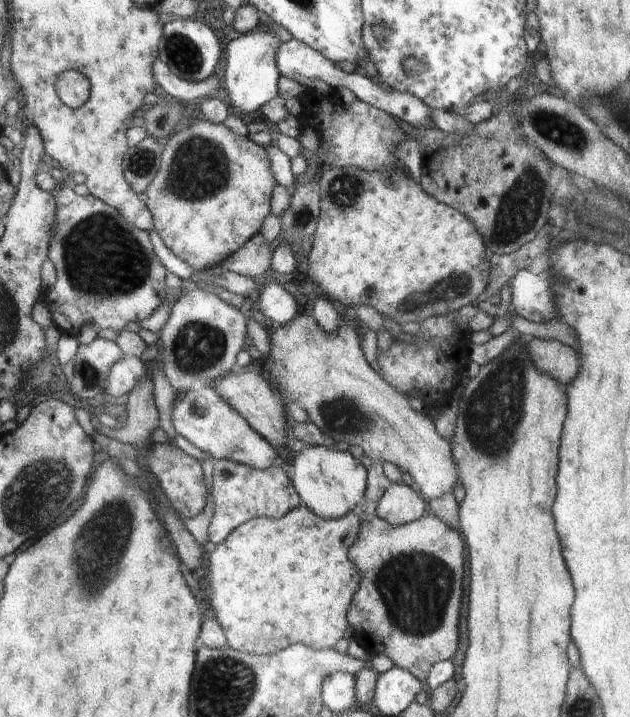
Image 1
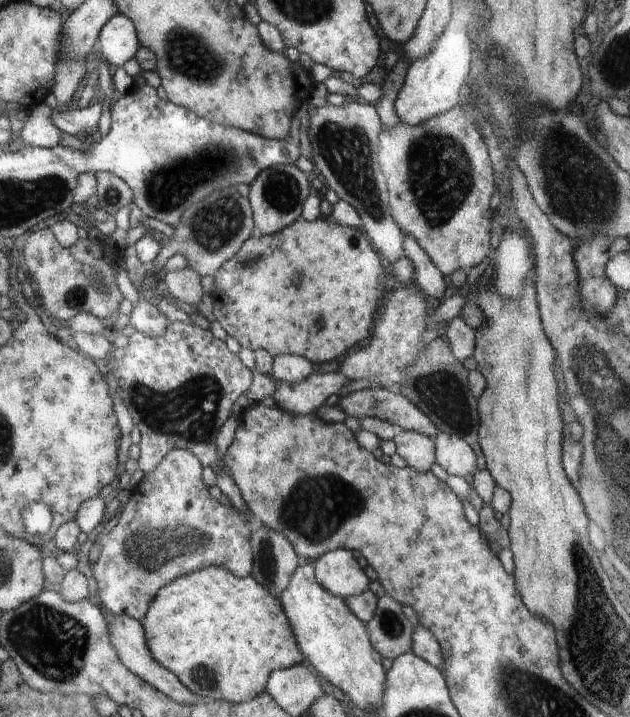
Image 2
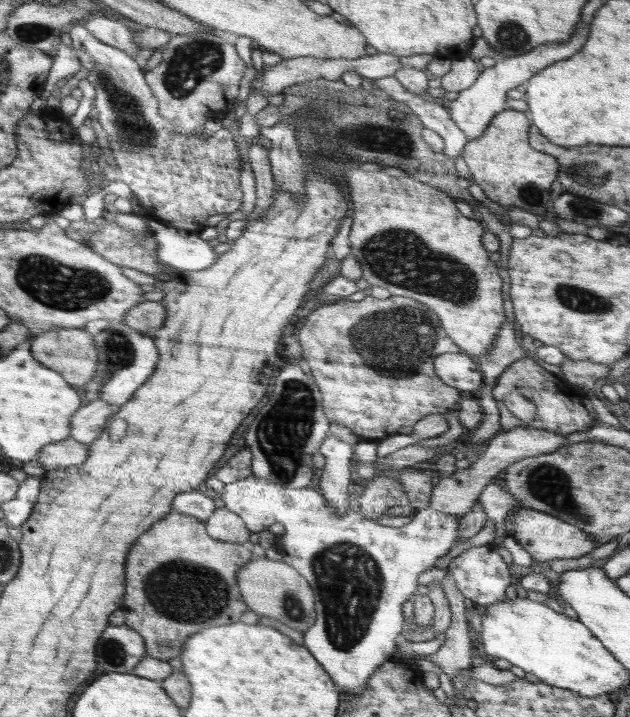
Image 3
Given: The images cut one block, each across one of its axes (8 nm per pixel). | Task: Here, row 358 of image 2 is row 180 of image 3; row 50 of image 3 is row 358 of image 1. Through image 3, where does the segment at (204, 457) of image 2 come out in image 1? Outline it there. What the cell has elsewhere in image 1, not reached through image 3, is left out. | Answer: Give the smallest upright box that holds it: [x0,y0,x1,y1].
[68,336,123,398]

